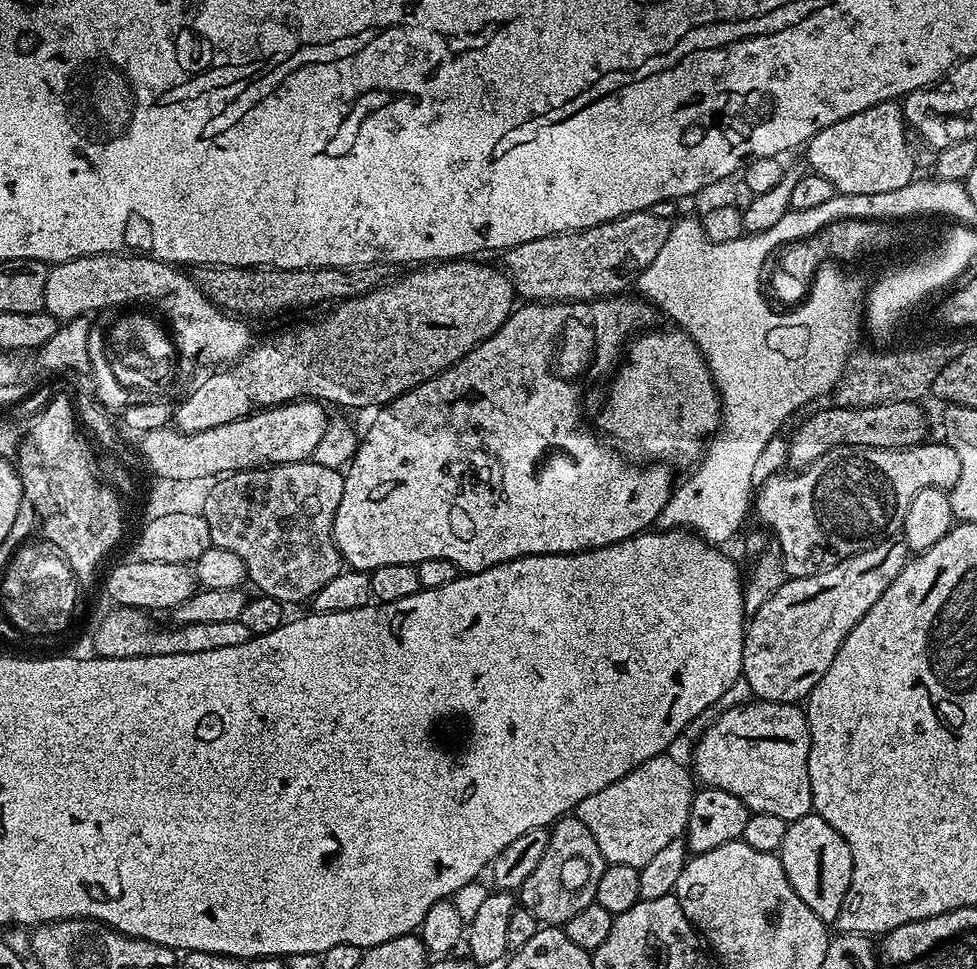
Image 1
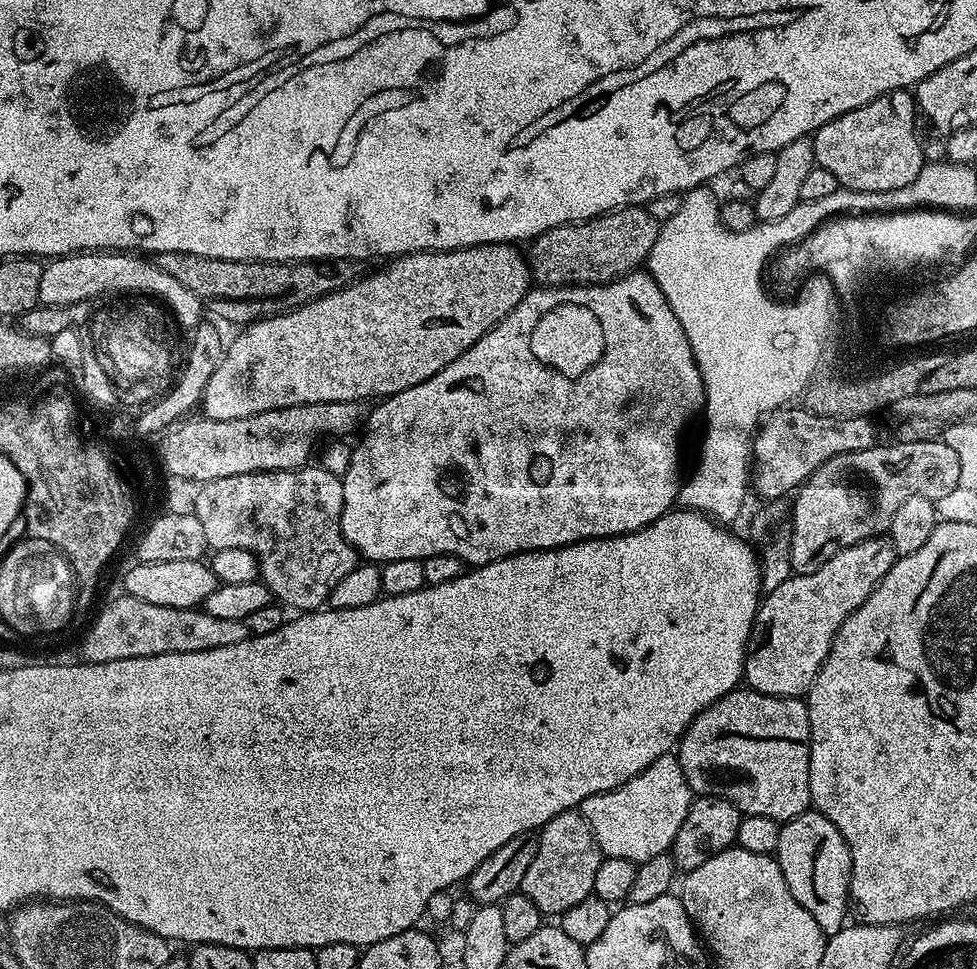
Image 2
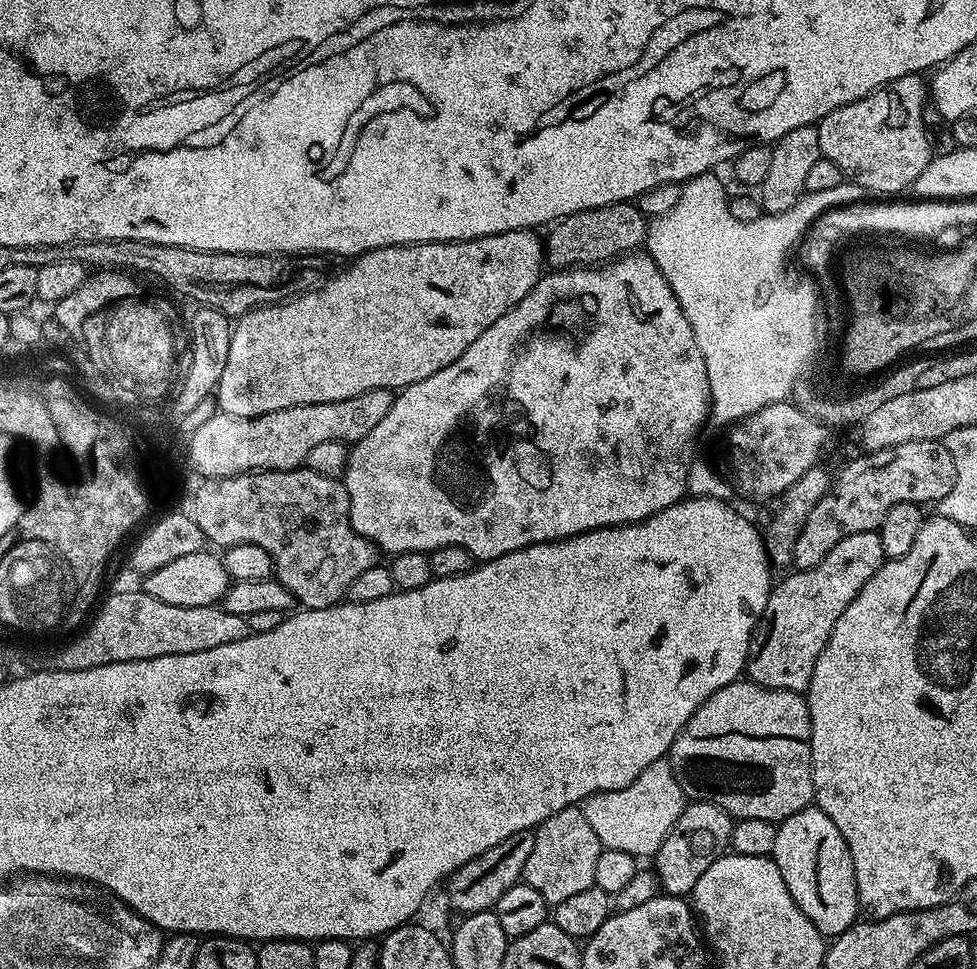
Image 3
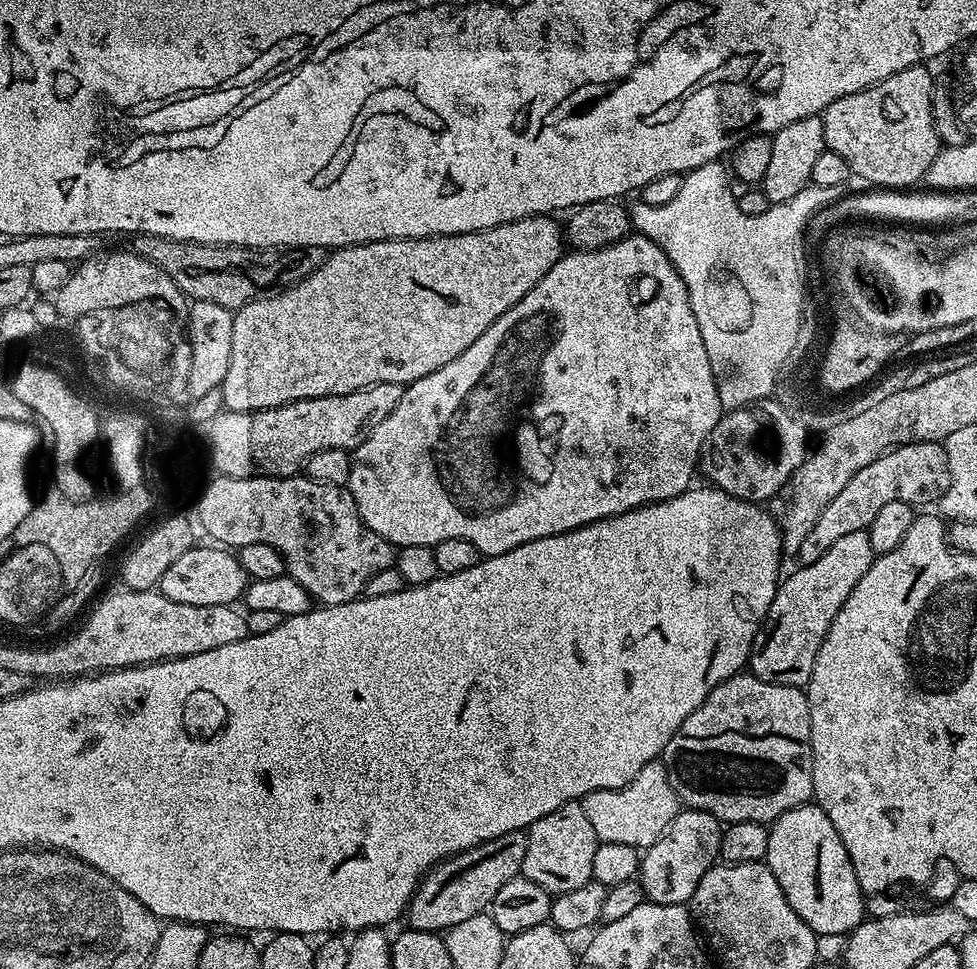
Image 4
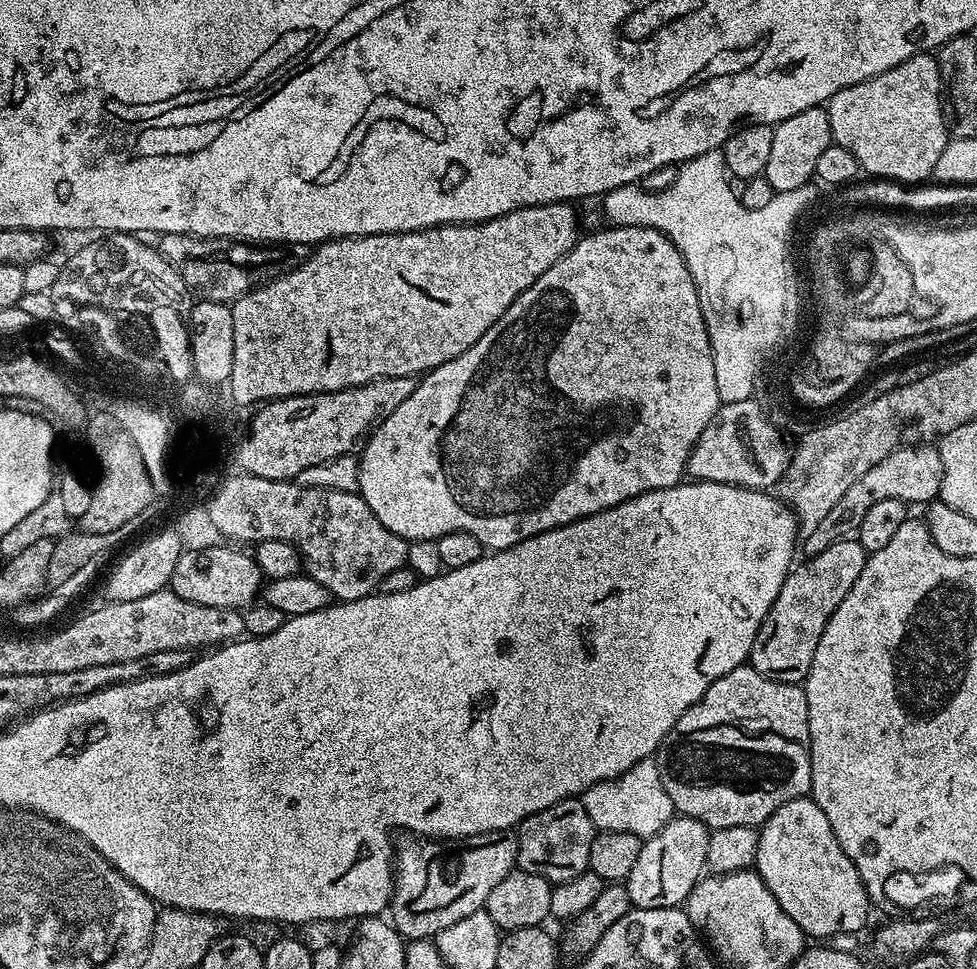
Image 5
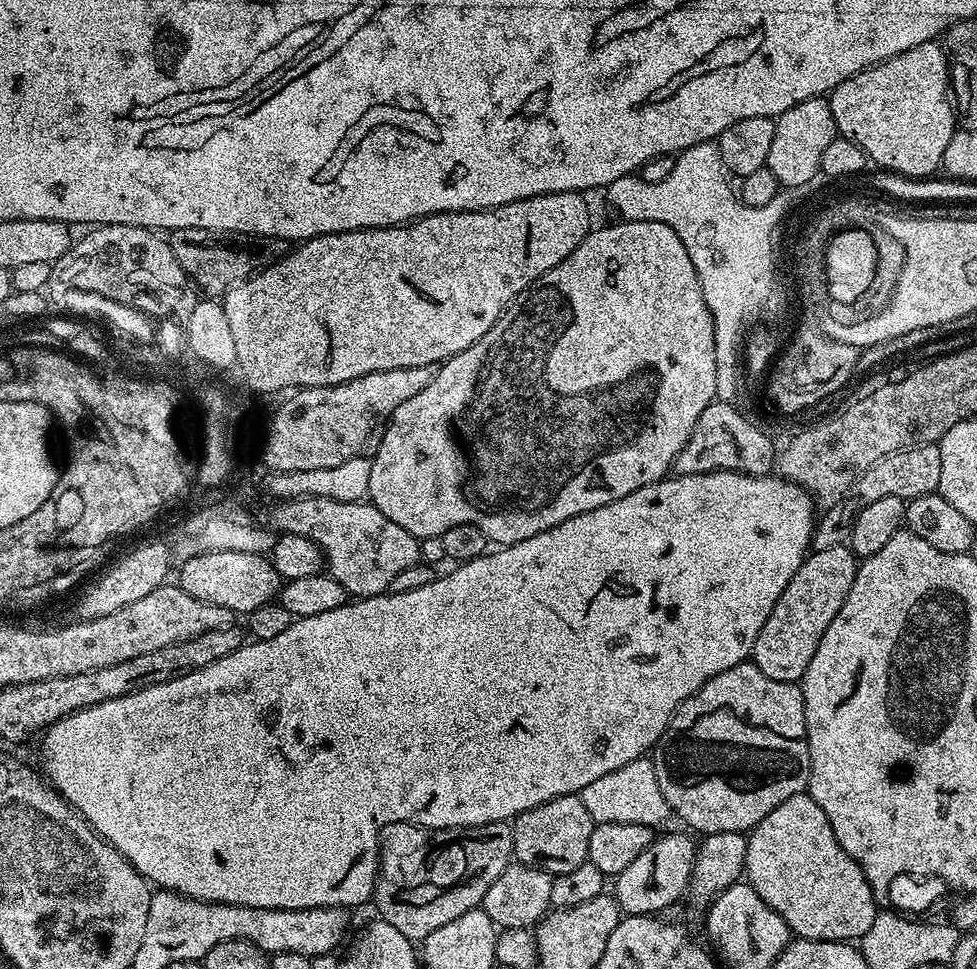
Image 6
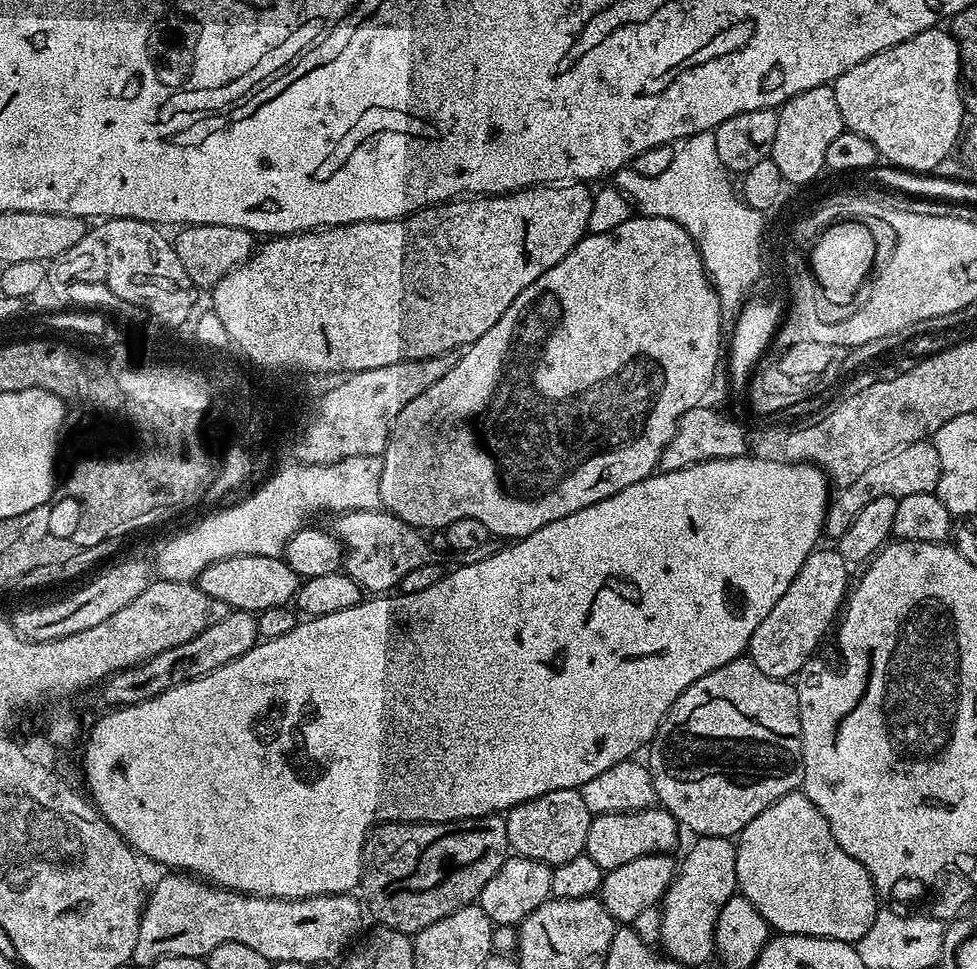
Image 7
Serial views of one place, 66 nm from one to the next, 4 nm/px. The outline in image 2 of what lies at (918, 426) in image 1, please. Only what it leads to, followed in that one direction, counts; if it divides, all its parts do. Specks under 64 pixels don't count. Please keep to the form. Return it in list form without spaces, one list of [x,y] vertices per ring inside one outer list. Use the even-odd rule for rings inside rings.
[[[790,406],[772,414],[753,439],[752,484],[765,501],[774,502],[793,493],[818,466],[838,453],[857,452],[877,445],[878,428],[870,416],[828,417]]]

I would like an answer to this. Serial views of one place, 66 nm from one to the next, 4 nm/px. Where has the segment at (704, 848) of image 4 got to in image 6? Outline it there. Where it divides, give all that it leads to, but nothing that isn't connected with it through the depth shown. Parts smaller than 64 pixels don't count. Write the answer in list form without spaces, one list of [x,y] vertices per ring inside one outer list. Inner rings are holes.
[[[687,831],[684,832],[657,835],[649,848],[642,850],[642,854],[638,854],[638,858],[634,858],[634,862],[630,862],[626,870],[622,870],[614,877],[616,884],[614,899],[621,913],[630,916],[660,914],[663,913],[663,908],[670,907],[679,896],[683,897],[687,893],[696,865],[698,844],[695,839],[691,840],[693,837]]]

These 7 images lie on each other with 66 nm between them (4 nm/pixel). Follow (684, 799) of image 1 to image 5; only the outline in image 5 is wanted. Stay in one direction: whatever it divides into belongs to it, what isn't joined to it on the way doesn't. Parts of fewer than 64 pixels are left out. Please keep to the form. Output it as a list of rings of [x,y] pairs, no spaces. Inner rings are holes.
[[[655,757],[636,762],[614,779],[596,783],[581,793],[580,799],[597,831],[632,833],[643,840],[660,832],[676,812],[662,784]]]

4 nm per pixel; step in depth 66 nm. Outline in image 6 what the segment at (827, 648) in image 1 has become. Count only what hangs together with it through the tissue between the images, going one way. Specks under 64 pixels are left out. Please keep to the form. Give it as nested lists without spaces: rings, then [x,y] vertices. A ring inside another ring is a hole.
[[[847,543],[805,556],[786,590],[782,590],[782,598],[774,602],[774,610],[770,610],[770,618],[766,618],[752,647],[751,663],[756,664],[766,678],[787,684],[804,679],[806,666],[810,666],[810,658],[814,658],[814,650],[818,650],[826,626],[834,622],[834,614],[842,610],[846,594],[850,594],[850,586],[854,586],[857,567],[858,557]]]

